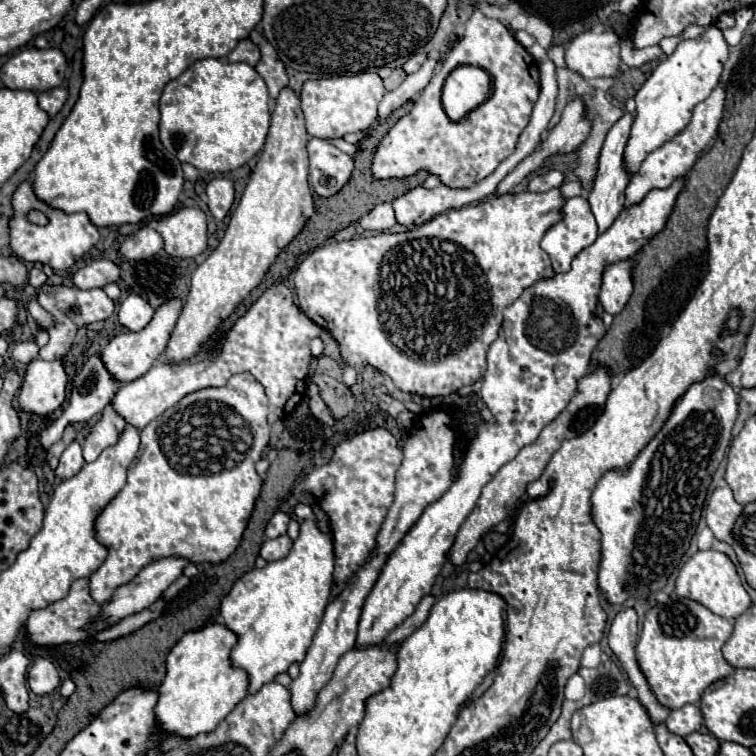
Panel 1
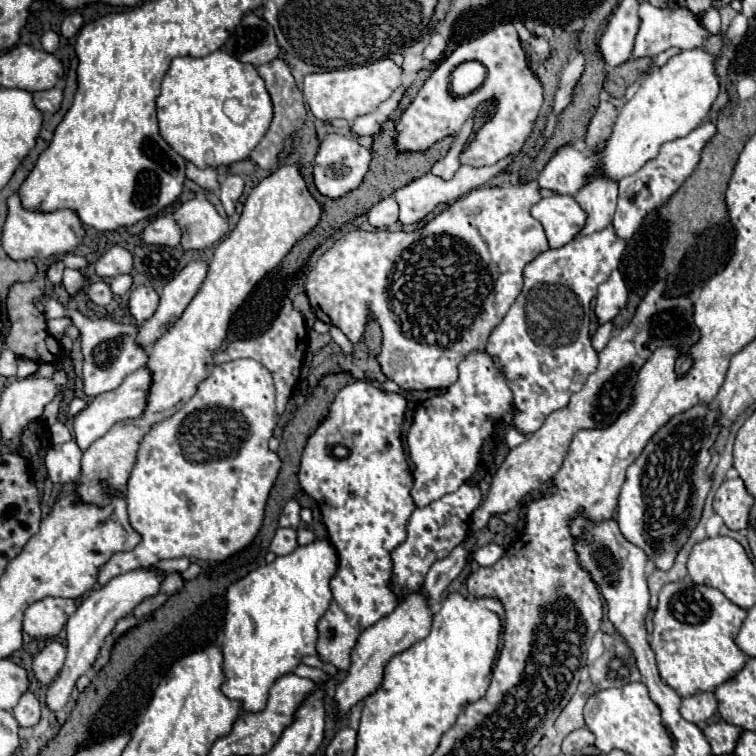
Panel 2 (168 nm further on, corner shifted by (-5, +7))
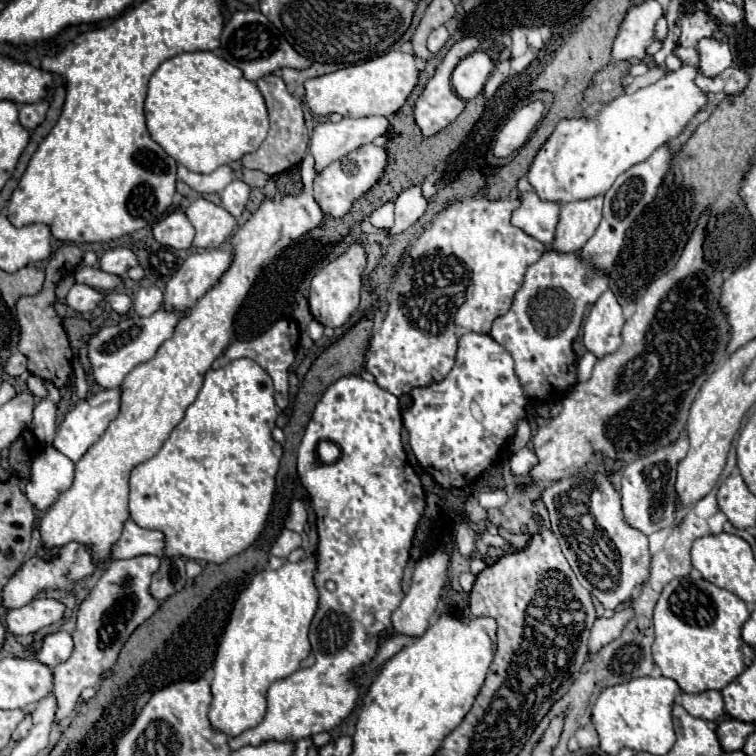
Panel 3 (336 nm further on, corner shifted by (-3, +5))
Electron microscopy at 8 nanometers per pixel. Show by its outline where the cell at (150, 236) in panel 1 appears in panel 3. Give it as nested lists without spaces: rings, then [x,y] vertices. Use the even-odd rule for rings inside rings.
[[[174,210],[152,226],[152,236],[160,244],[166,244],[176,250],[186,250],[192,246],[194,228],[182,210]]]

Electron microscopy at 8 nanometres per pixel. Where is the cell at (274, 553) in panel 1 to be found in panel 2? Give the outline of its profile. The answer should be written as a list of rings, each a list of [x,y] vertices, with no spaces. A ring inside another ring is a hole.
[[[278,528],[276,530],[276,536],[270,544],[270,550],[276,554],[276,556],[284,556],[284,554],[290,554],[298,548],[298,542],[296,542],[296,530],[294,528]]]

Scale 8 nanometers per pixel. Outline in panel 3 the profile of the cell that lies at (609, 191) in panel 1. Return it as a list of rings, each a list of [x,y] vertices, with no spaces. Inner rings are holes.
[[[604,196],[562,204],[556,240],[550,248],[558,252],[580,252],[582,246],[594,236],[602,220]]]

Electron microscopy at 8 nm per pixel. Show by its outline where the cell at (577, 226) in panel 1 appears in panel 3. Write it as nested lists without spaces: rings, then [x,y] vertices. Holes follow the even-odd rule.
[[[522,192],[522,206],[512,214],[512,224],[522,228],[532,238],[550,246],[560,220],[560,202],[540,200],[534,192]]]

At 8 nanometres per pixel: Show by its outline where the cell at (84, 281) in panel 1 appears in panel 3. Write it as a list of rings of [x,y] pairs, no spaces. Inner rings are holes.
[[[112,248],[106,250],[100,258],[100,268],[108,274],[116,274],[116,276],[124,276],[124,272],[128,272],[130,268],[134,268],[136,262],[136,254],[128,248]]]

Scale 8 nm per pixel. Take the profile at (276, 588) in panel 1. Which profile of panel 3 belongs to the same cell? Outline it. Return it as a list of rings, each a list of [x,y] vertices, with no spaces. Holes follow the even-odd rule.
[[[312,554],[298,562],[286,560],[278,570],[262,570],[256,576],[252,576],[244,590],[240,590],[214,660],[212,704],[208,716],[216,730],[228,736],[238,736],[244,730],[258,726],[266,712],[268,686],[280,678],[294,674],[300,668],[300,662],[310,654],[308,628],[318,610],[318,588],[314,584],[314,574],[316,556]]]

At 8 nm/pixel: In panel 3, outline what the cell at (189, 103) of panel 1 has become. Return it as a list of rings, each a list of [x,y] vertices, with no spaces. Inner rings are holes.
[[[184,52],[166,60],[150,78],[144,114],[150,136],[166,150],[166,154],[198,174],[210,174],[218,166],[258,150],[268,132],[266,104],[258,86],[246,80],[240,68],[214,52]]]

